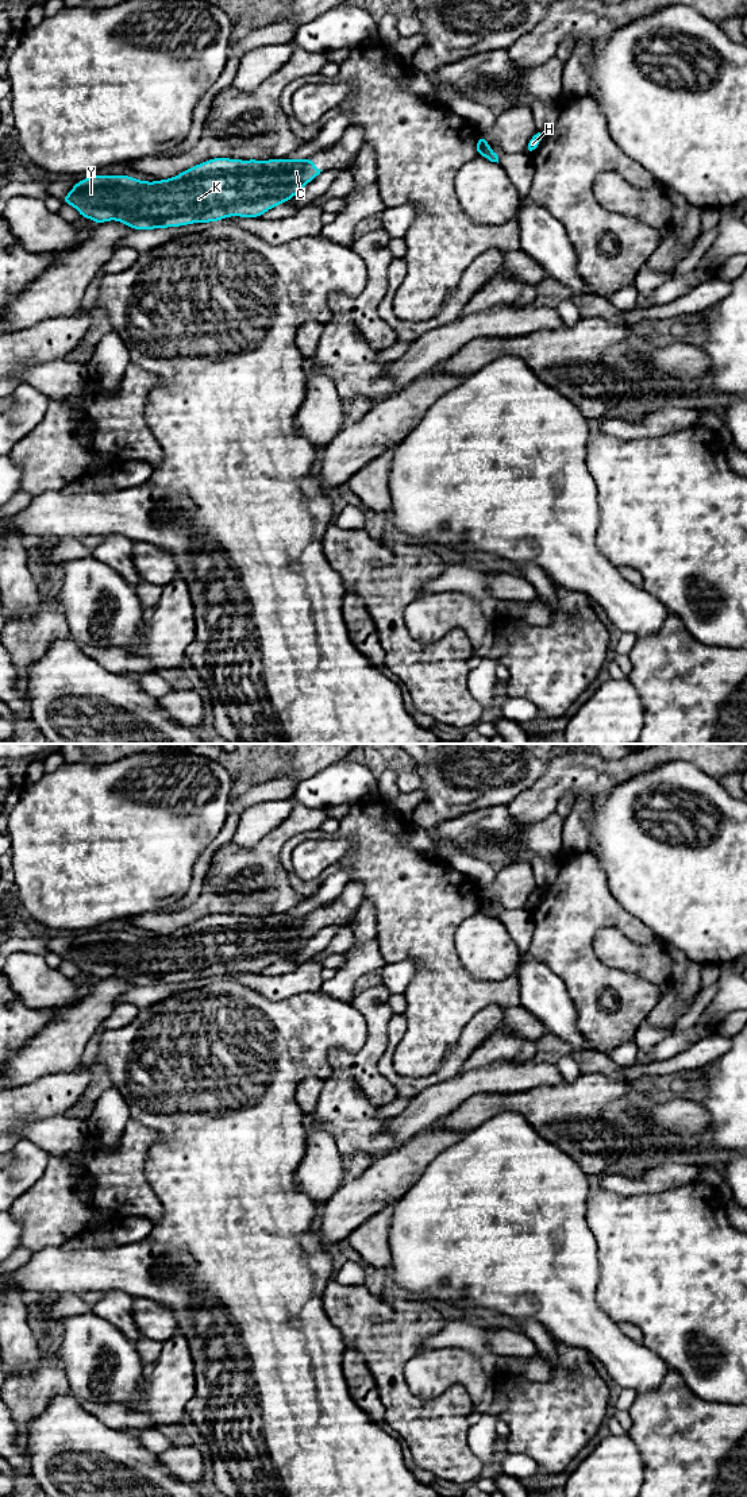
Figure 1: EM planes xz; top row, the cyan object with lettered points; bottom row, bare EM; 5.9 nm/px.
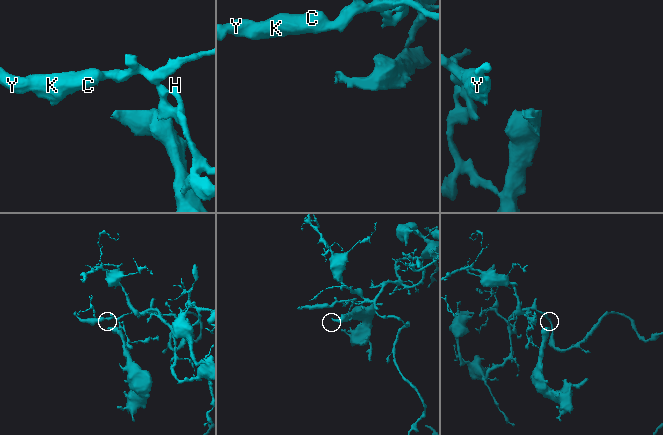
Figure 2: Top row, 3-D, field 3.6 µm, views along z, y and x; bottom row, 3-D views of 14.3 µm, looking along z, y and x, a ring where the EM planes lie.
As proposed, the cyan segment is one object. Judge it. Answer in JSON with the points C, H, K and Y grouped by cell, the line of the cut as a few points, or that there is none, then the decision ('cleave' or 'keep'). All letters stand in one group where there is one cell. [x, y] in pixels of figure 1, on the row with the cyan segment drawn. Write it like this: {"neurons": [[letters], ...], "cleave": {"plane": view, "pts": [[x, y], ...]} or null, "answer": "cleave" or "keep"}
{"neurons": [["C", "K", "Y"], ["H"]], "cleave": {"plane": "xz", "pts": [[491, 150], [484, 155]]}, "answer": "cleave"}

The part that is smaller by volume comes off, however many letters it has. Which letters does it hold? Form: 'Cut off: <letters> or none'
Cut off: H

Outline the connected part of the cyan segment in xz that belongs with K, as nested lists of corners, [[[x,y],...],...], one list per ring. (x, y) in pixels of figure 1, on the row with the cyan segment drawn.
[[[212,158],[173,178],[154,182],[135,180],[132,175],[92,174],[74,184],[62,198],[62,204],[74,207],[81,217],[91,219],[96,224],[116,220],[132,229],[217,223],[231,216],[262,217],[269,209],[294,197],[321,171],[312,158],[267,161]]]

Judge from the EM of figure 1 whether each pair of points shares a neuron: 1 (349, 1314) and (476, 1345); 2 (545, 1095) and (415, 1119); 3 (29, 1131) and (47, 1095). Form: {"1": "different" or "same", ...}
{"1": "different", "2": "different", "3": "different"}

